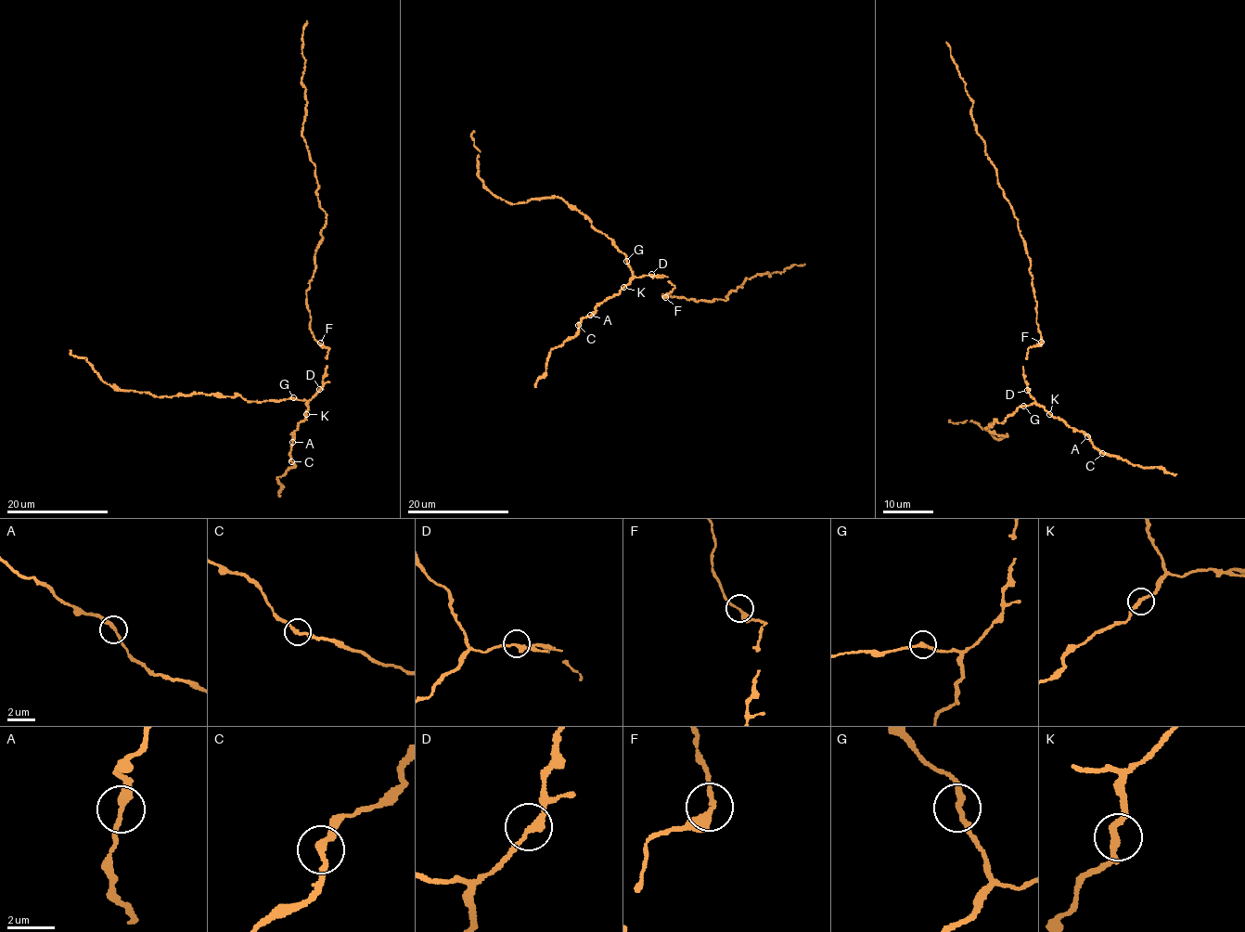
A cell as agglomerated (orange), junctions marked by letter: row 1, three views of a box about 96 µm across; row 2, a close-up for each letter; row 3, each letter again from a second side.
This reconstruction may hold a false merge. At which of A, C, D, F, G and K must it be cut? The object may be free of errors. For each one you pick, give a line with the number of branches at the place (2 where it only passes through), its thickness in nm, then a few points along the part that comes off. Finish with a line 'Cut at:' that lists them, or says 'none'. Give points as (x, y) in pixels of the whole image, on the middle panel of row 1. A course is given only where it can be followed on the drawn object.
Cut at: none

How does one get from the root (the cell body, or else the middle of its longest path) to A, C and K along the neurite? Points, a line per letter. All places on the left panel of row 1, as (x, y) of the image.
A: (326, 347), (329, 349), (322, 386), (309, 400), (306, 418), (294, 431), (292, 442)
C: (326, 347), (329, 349), (326, 375), (322, 386), (309, 400), (305, 420), (301, 420), (292, 434), (291, 461)
K: (326, 347), (329, 349), (326, 375), (322, 386), (309, 400), (306, 414)

